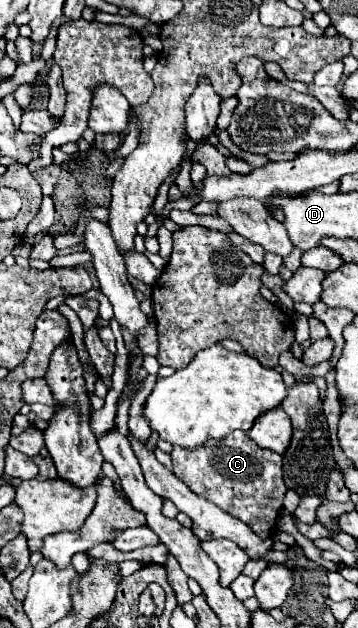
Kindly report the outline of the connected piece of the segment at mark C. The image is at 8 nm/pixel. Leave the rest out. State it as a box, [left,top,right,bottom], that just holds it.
[171,430,287,538]

